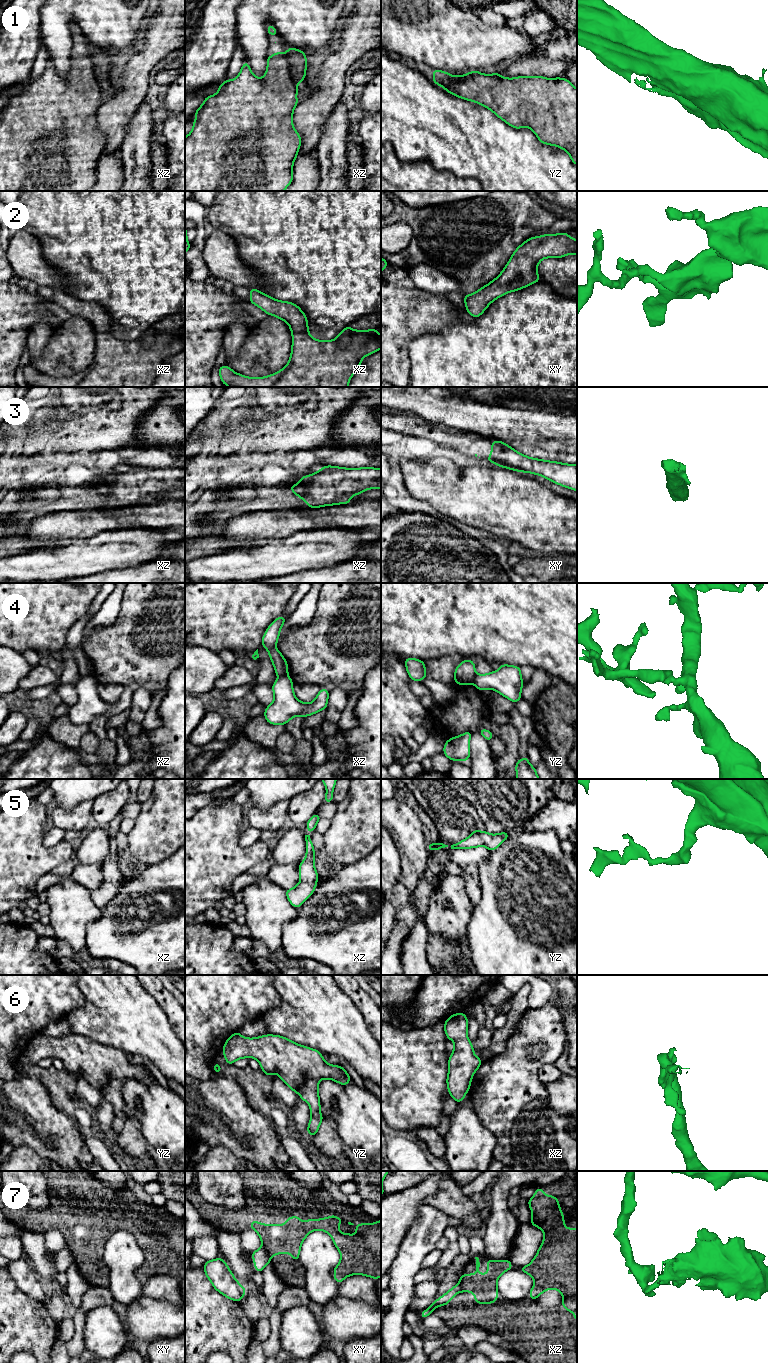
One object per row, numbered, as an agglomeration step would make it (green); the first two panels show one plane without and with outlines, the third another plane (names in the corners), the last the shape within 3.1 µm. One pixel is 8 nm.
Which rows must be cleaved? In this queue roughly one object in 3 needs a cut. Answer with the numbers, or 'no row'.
1, 4, 7

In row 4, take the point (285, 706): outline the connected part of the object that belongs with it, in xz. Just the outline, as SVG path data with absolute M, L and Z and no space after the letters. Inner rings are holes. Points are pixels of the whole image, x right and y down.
M286 675L279 677L272 685L274 701L264 711L266 721L272 725L285 725L292 718L313 715L327 708L330 691L321 688L314 701L304 703L295 697L293 681Z

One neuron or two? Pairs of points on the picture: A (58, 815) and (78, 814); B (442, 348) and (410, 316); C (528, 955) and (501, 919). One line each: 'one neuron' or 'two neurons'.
A: one neuron
B: two neurons
C: one neuron

